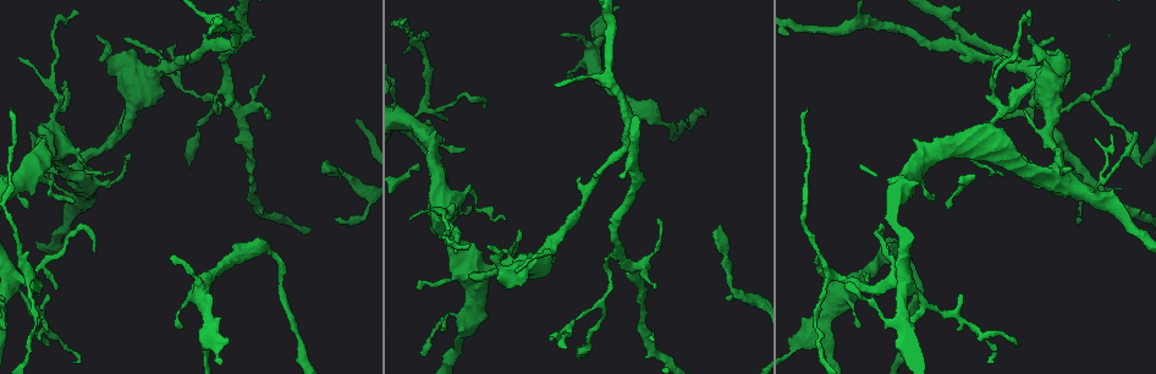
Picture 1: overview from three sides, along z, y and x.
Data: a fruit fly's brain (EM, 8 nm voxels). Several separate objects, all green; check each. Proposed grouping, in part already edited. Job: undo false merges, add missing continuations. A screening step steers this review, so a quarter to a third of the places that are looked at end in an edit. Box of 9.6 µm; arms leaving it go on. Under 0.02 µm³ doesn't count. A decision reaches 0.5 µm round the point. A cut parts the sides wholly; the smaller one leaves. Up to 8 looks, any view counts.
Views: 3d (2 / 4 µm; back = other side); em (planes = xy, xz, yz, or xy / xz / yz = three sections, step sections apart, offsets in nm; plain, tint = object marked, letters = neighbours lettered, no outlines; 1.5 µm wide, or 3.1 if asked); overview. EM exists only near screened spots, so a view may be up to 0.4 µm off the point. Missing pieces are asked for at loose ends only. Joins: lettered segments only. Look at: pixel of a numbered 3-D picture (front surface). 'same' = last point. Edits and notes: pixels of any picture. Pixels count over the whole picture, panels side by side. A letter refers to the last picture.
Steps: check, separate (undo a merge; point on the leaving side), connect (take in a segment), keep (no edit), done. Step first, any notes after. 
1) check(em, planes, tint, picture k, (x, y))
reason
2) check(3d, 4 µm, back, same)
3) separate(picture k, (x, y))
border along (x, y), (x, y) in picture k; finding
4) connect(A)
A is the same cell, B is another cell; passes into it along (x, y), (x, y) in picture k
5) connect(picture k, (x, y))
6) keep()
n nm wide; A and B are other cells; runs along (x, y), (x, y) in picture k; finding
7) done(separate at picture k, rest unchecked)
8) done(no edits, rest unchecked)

check(3d, 4 µm, picture 1, (469, 247))
tapers out

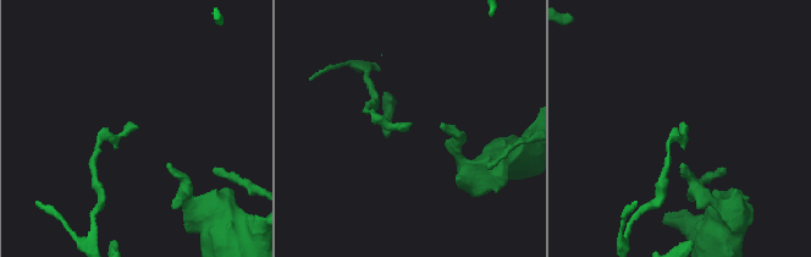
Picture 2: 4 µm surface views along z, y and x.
check(em, xz, step 8, tint, picture 2, (681, 128))

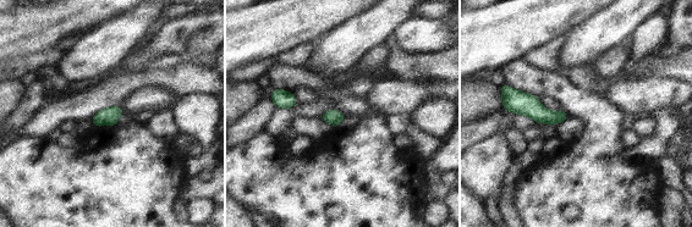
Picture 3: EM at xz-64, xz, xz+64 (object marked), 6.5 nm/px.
check(em, planes, letters, same)

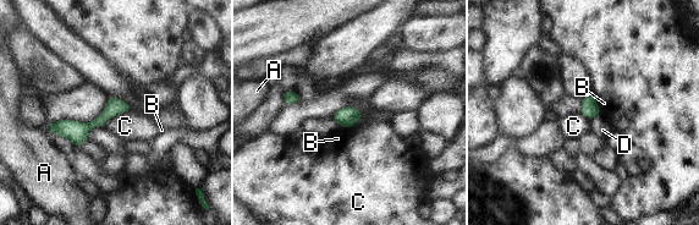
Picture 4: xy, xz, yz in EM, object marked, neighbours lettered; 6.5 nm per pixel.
keep()
A, B, C and D are other cells; border along (131, 108), (110, 116), (102, 127) in picture 4; no lettered segment goes on from it

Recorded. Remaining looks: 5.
check(3d, 4 µm, picture 1, (1070, 168))
tapers out

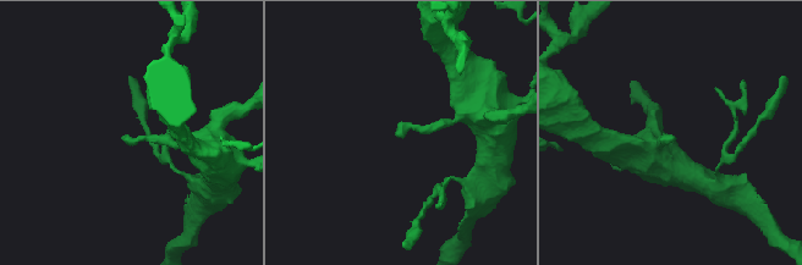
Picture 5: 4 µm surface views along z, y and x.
check(em, planes, plain, picture 5, (672, 136))
shape alone is not enough

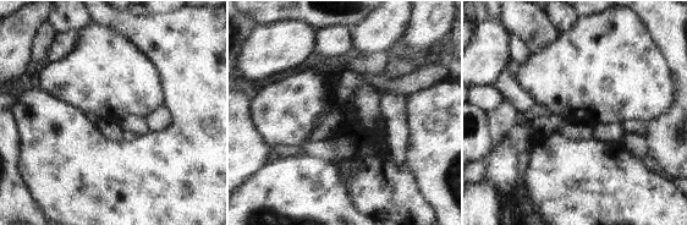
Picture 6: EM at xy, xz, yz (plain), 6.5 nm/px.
check(em, planes, letters, same)
what lies round it

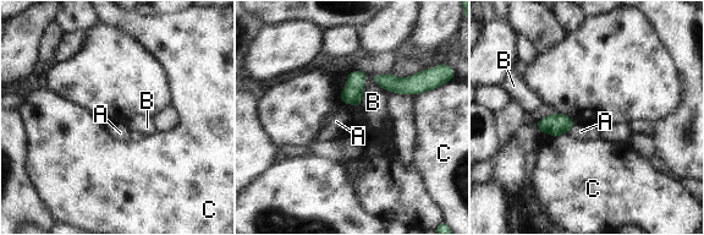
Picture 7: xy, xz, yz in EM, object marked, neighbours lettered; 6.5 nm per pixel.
keep()
130 nm wide; A, B and C are other cells; no lettered segment goes on from it

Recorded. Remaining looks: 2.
check(em, yz, step 8, tint, picture 1, (267, 116))
thin end

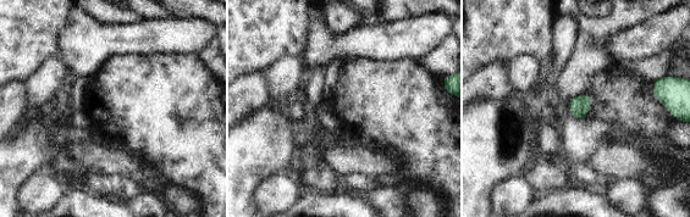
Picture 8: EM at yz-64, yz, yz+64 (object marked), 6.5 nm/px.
check(em, planes, letters, same)
another direction

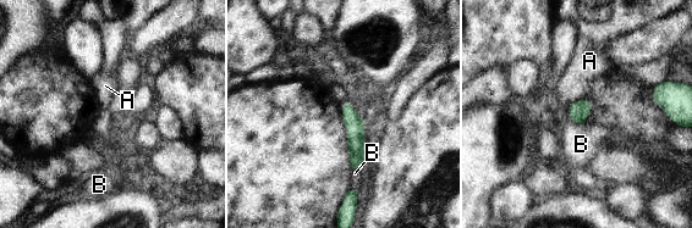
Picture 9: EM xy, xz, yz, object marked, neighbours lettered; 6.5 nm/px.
keep()
A and B are other cells; runs along (346, 105), (355, 123), (355, 165) in picture 9; none of them fits

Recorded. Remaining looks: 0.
done(no edits, rest unchecked)

